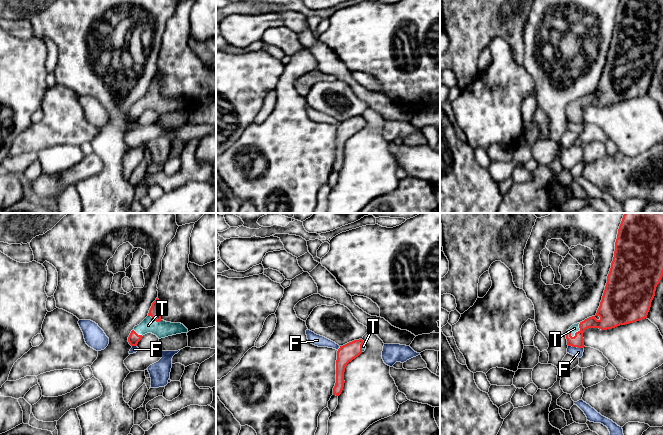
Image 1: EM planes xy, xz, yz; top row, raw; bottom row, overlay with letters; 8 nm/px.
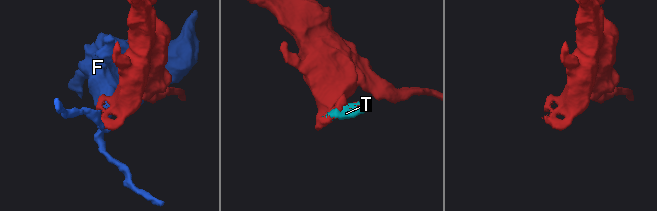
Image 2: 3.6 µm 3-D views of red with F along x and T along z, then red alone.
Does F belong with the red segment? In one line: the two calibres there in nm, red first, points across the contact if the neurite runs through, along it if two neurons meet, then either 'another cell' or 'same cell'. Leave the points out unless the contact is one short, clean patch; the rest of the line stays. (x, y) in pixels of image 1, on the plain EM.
calibres 100 and 80 nm; border yz (568, 121), (583, 124); another cell

